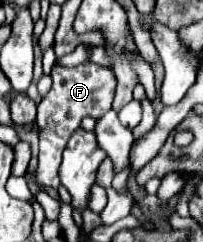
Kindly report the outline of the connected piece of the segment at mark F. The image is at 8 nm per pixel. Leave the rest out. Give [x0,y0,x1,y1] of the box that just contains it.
[37,57,117,187]

